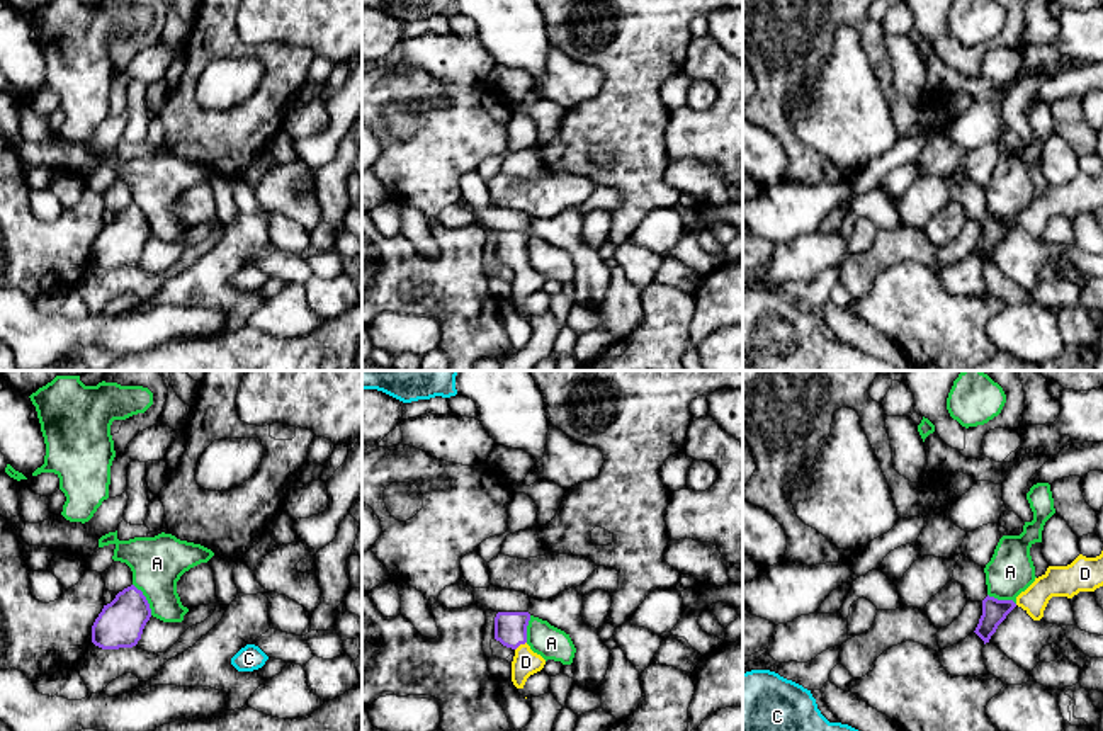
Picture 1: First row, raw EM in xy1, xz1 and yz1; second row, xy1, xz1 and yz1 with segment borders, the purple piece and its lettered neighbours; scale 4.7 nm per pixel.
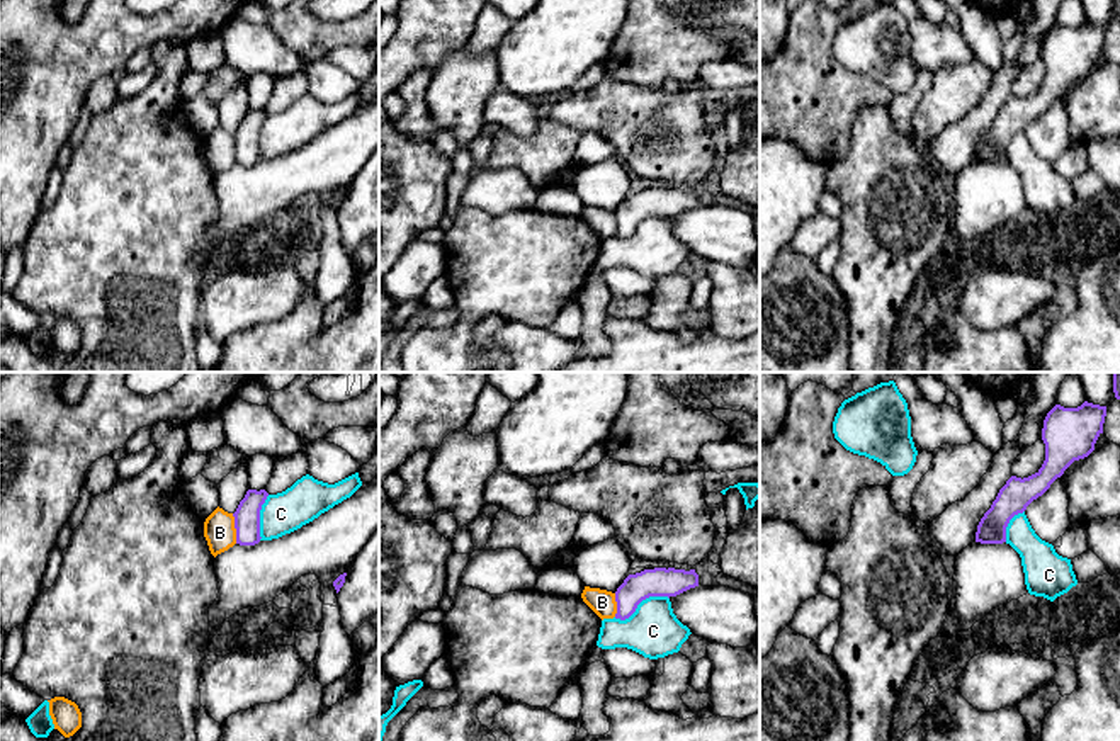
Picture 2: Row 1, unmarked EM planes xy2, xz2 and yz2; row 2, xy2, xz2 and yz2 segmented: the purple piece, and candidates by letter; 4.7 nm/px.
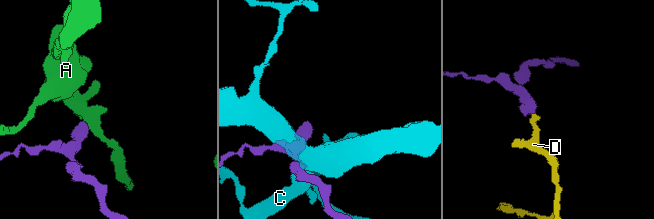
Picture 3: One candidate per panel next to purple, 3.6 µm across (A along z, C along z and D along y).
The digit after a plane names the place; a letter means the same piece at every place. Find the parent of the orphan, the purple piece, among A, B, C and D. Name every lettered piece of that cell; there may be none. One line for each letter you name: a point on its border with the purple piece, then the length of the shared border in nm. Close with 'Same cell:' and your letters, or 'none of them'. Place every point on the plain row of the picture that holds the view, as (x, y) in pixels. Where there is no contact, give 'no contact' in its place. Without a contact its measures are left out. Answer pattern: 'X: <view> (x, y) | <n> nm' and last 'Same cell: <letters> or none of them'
D: xz1 (520, 262) | 70 nm
Same cell: D

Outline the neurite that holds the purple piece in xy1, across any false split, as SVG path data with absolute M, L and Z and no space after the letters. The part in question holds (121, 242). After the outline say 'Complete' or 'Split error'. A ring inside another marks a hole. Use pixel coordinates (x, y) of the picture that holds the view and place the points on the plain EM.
M131 204L104 224L92 245L92 262L102 269L133 267L141 258L150 236L146 216Z. Complete

